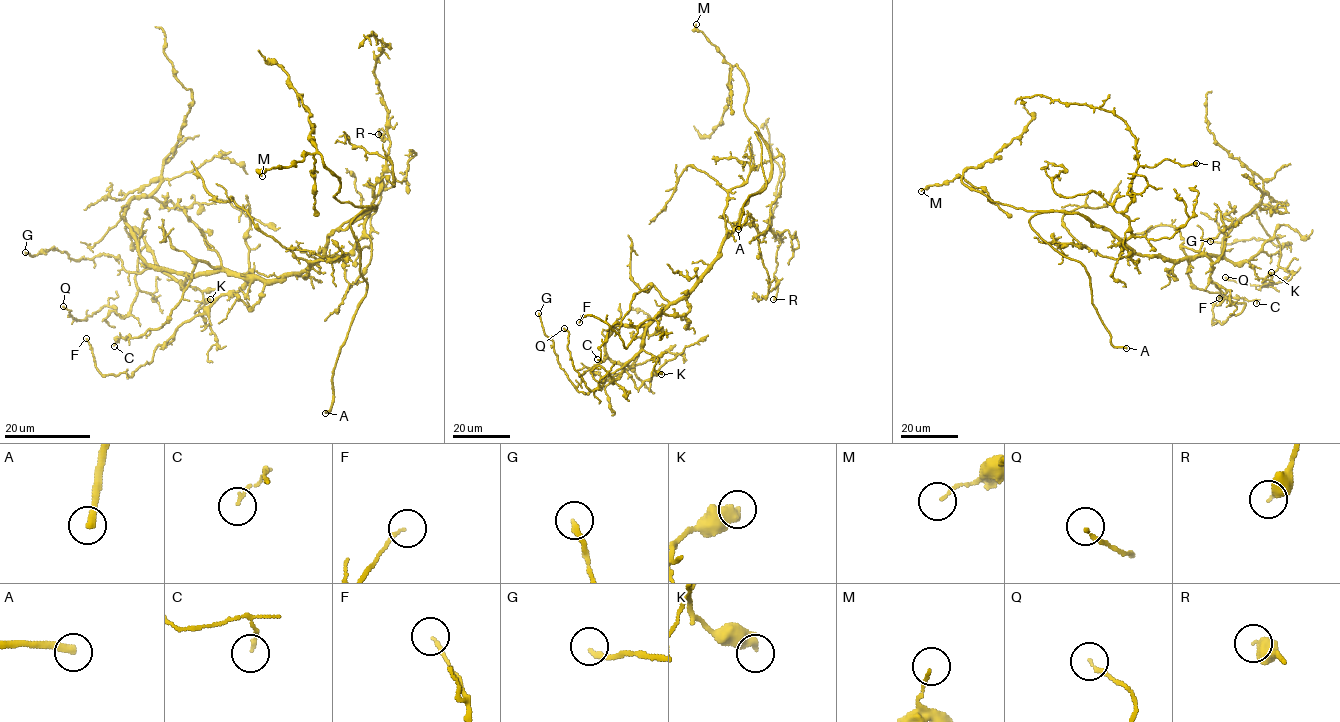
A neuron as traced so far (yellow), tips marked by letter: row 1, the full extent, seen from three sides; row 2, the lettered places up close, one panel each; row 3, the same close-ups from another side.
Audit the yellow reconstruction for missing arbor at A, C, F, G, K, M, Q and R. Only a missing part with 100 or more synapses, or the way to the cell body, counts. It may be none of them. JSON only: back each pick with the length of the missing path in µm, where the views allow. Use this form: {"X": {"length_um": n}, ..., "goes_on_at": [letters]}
{"A": {"length_um": 8}, "goes_on_at": ["A"]}

